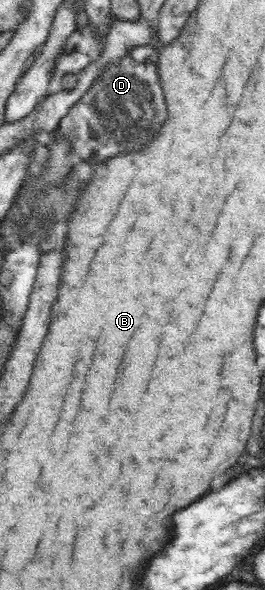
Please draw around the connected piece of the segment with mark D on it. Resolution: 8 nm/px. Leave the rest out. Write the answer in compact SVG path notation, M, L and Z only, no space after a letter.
M150 44L134 46L117 65L108 64L90 90L84 92L69 113L61 118L54 133L58 131L58 137L64 137L66 143L72 145L75 157L100 165L103 160L118 153L143 149L152 140L152 136L156 136L166 116L166 102L157 71L158 55L157 49Z

